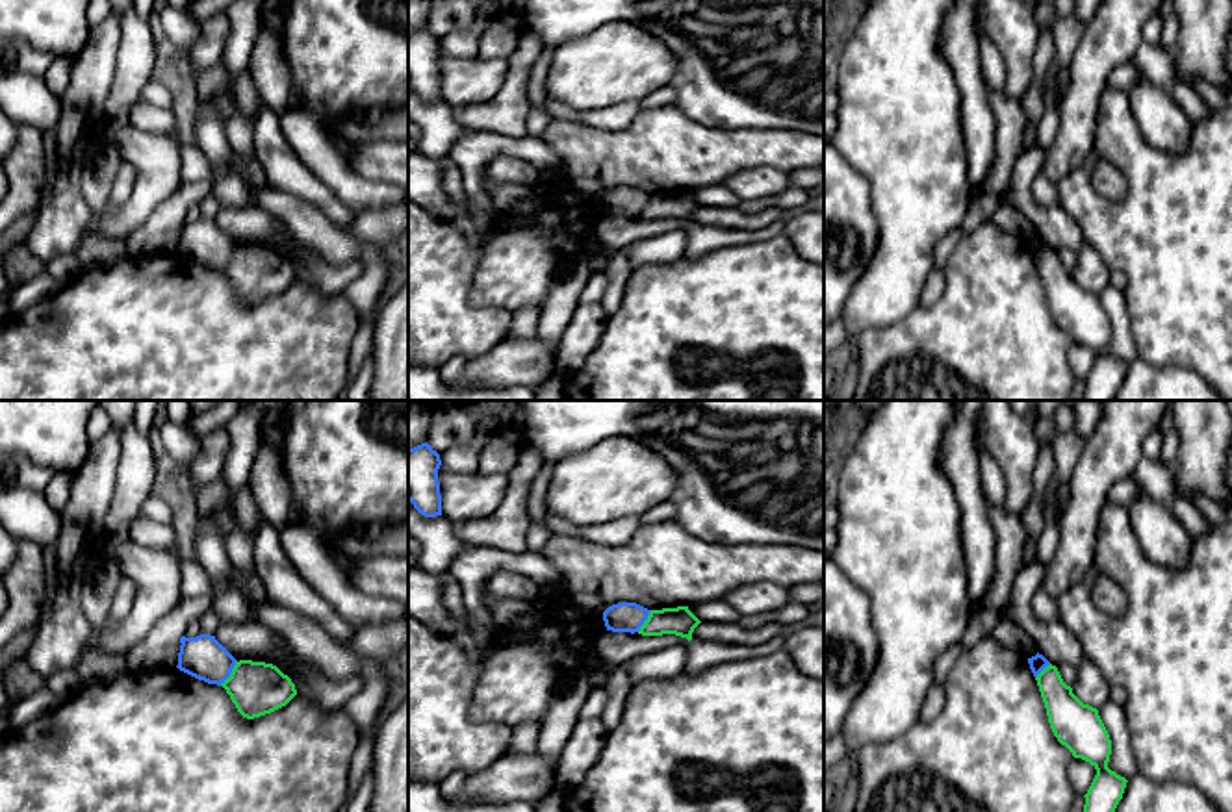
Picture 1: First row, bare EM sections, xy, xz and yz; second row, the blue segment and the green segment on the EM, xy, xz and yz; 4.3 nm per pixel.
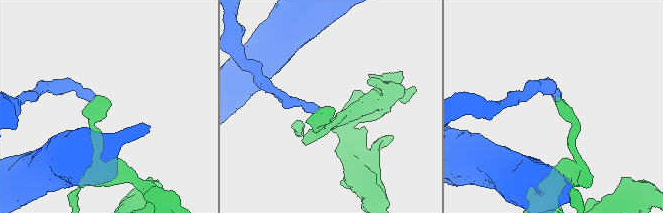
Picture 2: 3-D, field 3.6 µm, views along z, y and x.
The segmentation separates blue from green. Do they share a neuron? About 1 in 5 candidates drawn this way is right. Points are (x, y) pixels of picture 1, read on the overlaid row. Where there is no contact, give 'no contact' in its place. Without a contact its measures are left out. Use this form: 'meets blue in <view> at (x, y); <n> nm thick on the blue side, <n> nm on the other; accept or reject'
meets blue in xy at (230, 672); 190 nm thick on the blue side, 240 nm on the other; reject

